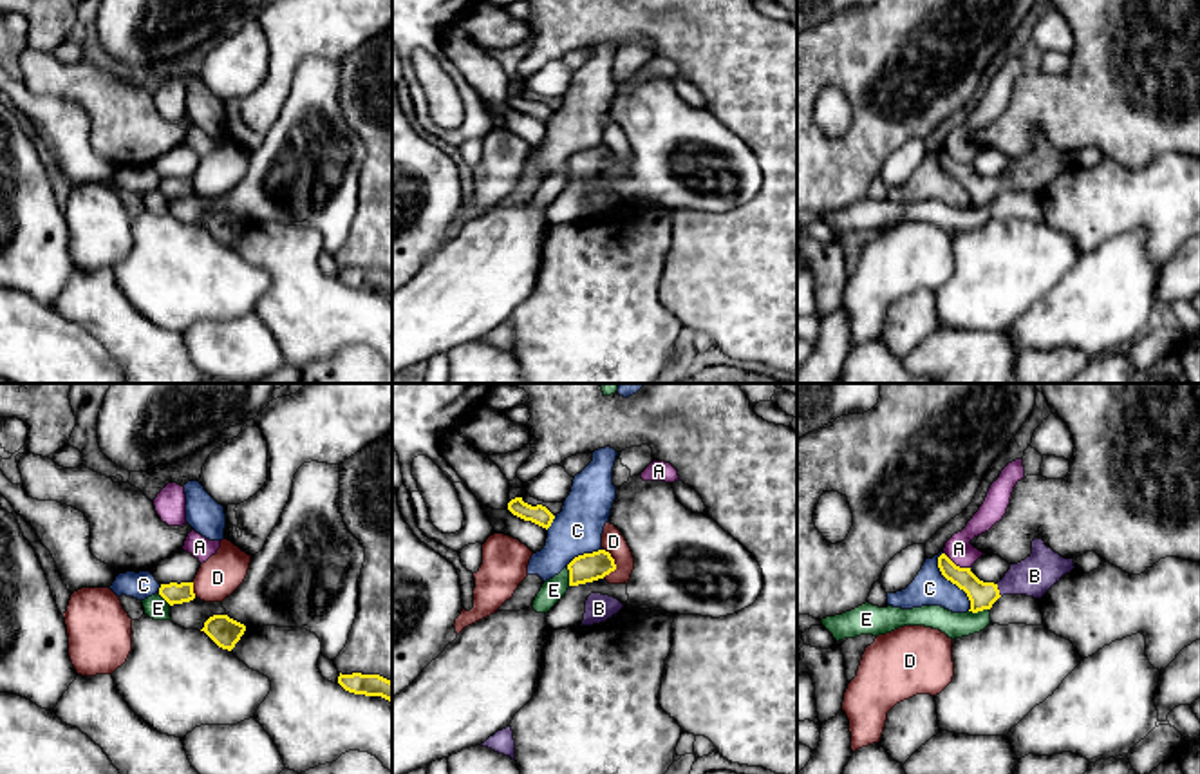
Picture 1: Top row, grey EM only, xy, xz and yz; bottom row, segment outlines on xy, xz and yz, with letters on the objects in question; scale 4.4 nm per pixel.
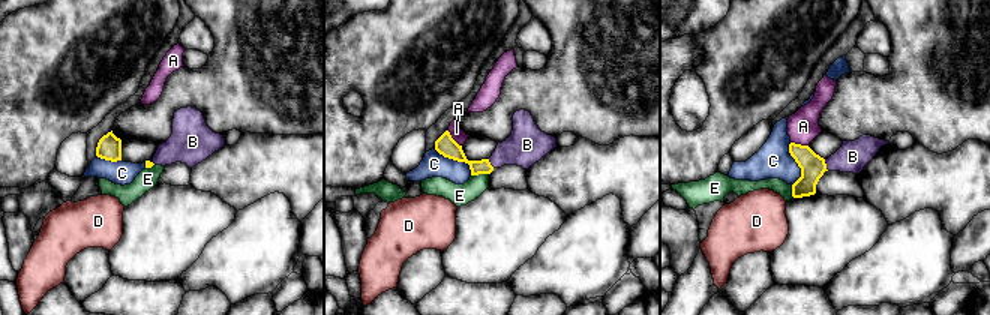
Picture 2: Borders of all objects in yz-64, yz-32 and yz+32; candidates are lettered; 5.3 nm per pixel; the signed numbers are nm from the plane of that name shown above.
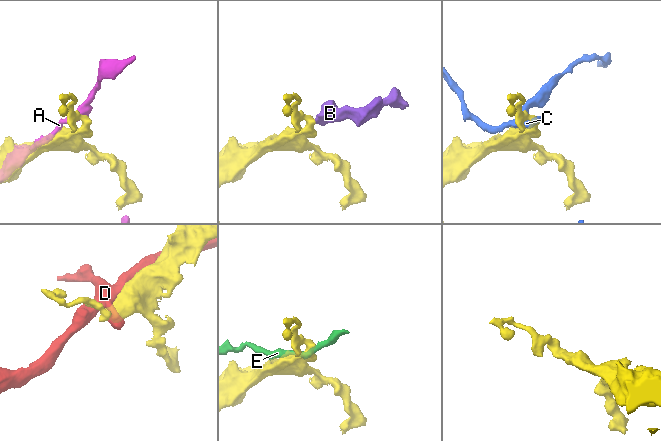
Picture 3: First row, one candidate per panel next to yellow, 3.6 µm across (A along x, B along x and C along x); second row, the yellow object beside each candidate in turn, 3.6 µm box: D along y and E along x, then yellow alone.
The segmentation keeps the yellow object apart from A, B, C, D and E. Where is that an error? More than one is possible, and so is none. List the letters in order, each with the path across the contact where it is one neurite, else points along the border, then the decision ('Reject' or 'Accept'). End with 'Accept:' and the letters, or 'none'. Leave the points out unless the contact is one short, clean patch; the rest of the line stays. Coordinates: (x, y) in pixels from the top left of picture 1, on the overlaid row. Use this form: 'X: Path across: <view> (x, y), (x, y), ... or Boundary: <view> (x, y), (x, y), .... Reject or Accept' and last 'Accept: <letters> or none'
A: Reject
B: Path across: yz (982, 595), (998, 590), (1034, 575). Accept
C: Boundary: yz (942, 552), (938, 570), (965, 594), (969, 610). Reject
D: Reject
E: Boundary: yz (987, 608), (969, 612). Reject
Accept: B

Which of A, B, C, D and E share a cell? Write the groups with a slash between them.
A / B / C / D / E

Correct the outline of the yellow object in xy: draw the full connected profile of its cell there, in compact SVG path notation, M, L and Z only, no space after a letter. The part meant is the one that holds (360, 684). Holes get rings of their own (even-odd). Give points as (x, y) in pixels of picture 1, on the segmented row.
M340 673L338 684L349 693L365 696L381 696L392 703L392 682L380 675Z

